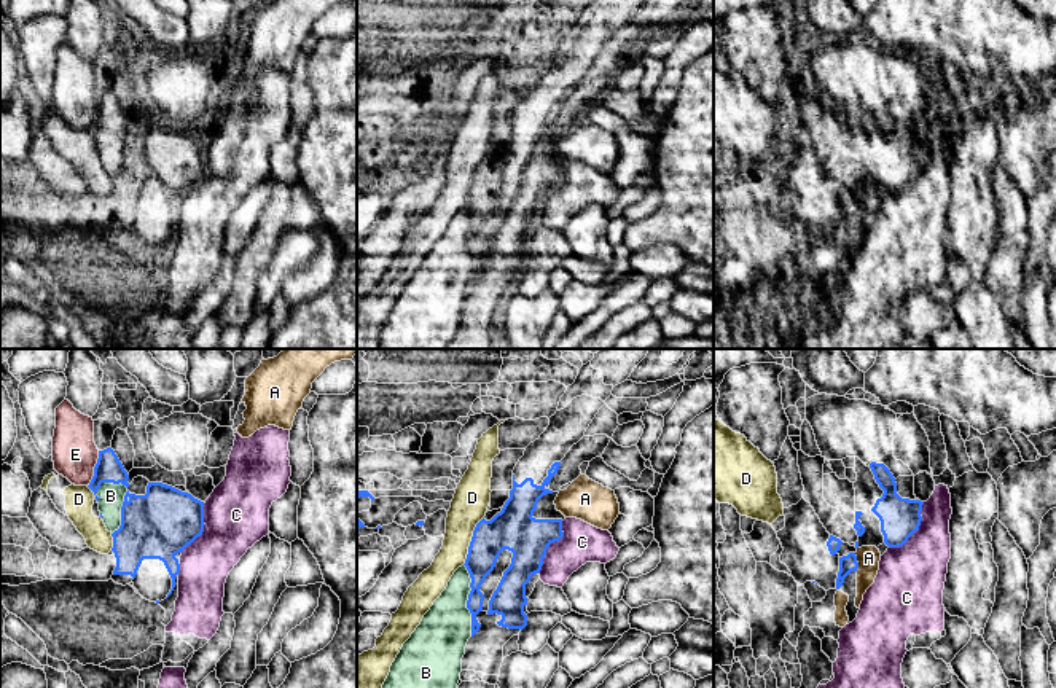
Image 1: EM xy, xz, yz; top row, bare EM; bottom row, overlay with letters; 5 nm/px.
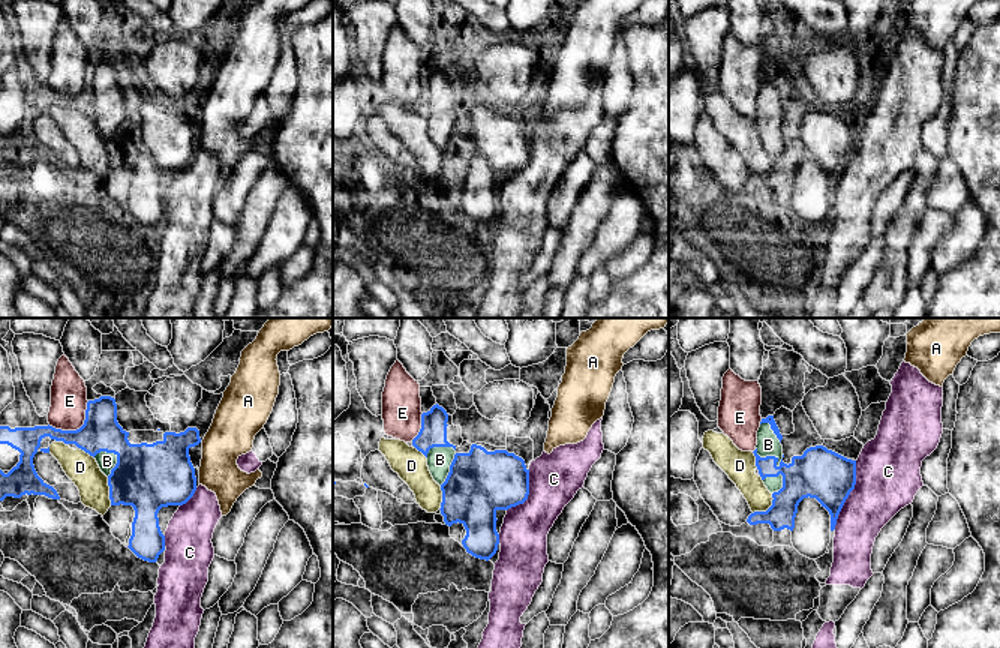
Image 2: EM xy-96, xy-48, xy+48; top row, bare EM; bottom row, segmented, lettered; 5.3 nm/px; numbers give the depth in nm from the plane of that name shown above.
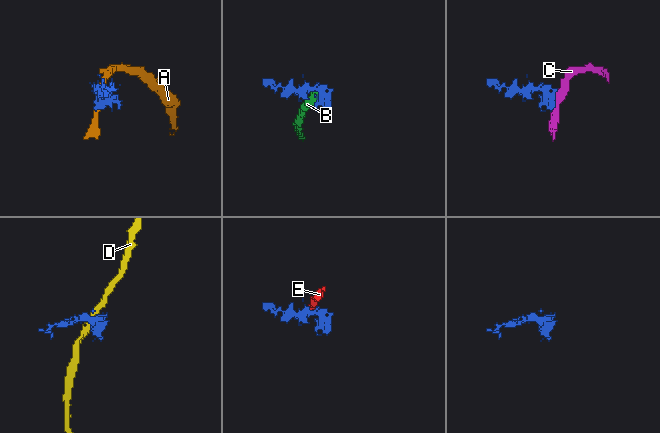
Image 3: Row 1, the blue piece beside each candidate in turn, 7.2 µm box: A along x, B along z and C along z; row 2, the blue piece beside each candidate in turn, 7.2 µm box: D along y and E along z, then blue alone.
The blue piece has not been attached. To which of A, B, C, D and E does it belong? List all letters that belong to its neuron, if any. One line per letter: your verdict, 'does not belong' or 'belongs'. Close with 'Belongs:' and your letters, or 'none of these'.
A: does not belong
B: does not belong
C: does not belong
D: does not belong
E: does not belong
Belongs: none of these

